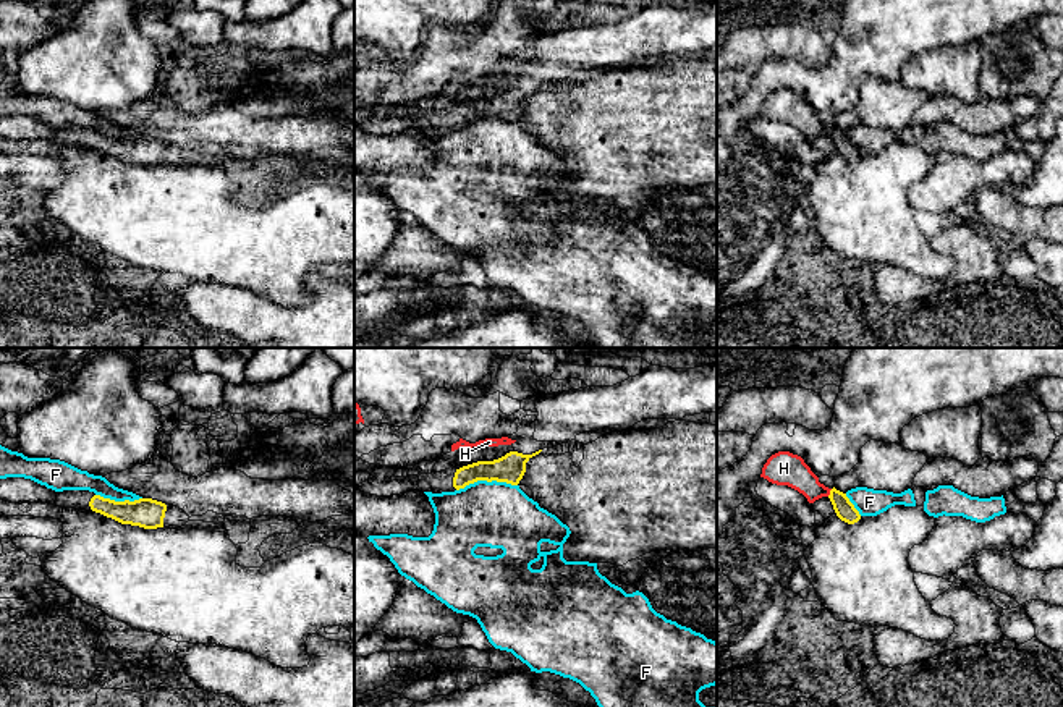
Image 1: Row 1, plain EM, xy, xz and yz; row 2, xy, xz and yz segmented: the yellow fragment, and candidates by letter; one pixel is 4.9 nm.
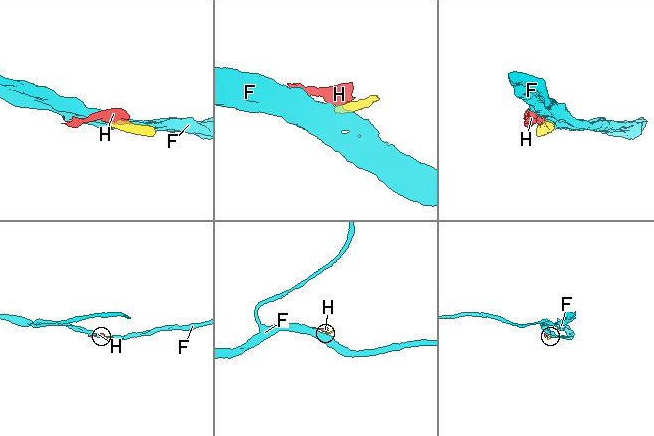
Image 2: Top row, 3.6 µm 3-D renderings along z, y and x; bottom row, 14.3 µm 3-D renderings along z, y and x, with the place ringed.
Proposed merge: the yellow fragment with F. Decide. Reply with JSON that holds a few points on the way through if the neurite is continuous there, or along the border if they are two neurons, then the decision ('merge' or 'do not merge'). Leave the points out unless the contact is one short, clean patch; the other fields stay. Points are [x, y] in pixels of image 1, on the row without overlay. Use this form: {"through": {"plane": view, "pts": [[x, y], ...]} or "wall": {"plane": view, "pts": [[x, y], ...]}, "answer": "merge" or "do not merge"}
{"wall": {"plane": "xz", "pts": [[516, 122], [474, 118], [457, 128]]}, "answer": "do not merge"}

